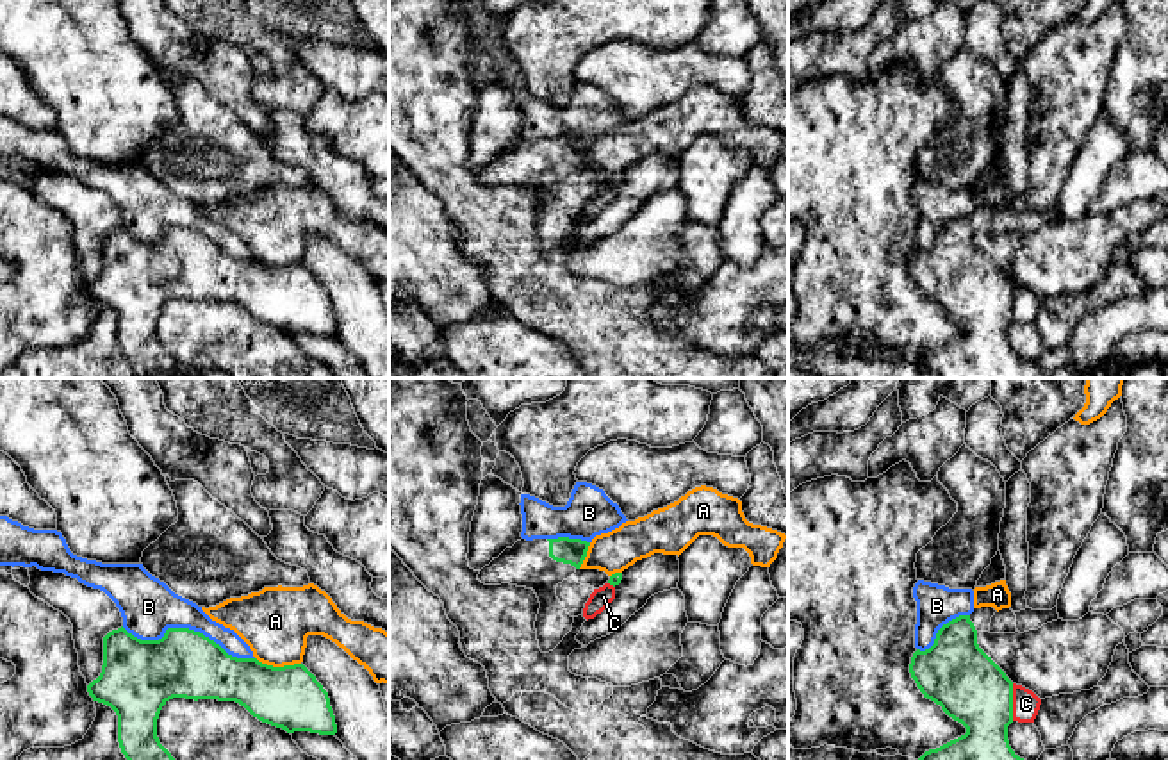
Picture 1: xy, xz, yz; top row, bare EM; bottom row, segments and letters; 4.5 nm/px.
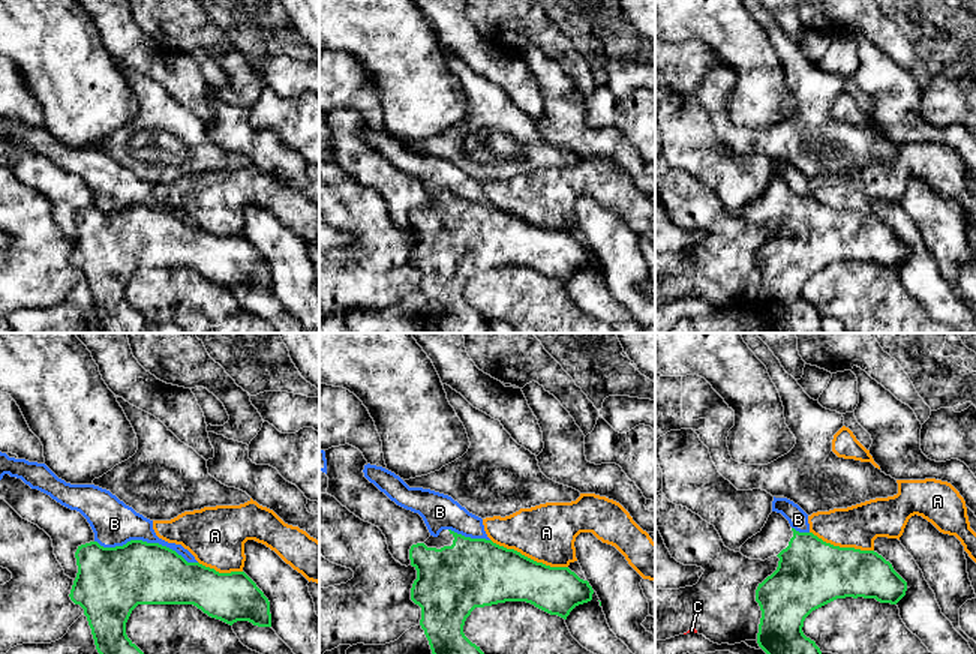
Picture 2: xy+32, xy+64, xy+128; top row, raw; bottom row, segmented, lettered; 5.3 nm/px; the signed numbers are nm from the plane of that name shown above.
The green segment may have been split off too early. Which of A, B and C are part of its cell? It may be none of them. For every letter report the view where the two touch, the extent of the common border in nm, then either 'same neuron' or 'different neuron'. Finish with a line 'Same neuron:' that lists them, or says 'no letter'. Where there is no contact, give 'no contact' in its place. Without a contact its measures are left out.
A: meets green in xy; contact 220 nm long; different neuron
B: meets green in xy; contact 600 nm long; different neuron
C: meets green in yz; contact 170 nm long; different neuron
Same neuron: no letter

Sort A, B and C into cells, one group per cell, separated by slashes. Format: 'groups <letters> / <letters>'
groups A / B / C

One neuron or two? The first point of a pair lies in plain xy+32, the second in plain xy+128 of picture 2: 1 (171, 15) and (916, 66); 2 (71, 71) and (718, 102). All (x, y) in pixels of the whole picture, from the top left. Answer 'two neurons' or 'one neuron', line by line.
1: one neuron
2: two neurons

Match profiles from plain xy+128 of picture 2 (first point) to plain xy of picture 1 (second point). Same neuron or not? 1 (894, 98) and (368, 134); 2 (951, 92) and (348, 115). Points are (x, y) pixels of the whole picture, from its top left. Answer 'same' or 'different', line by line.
1: different
2: same

